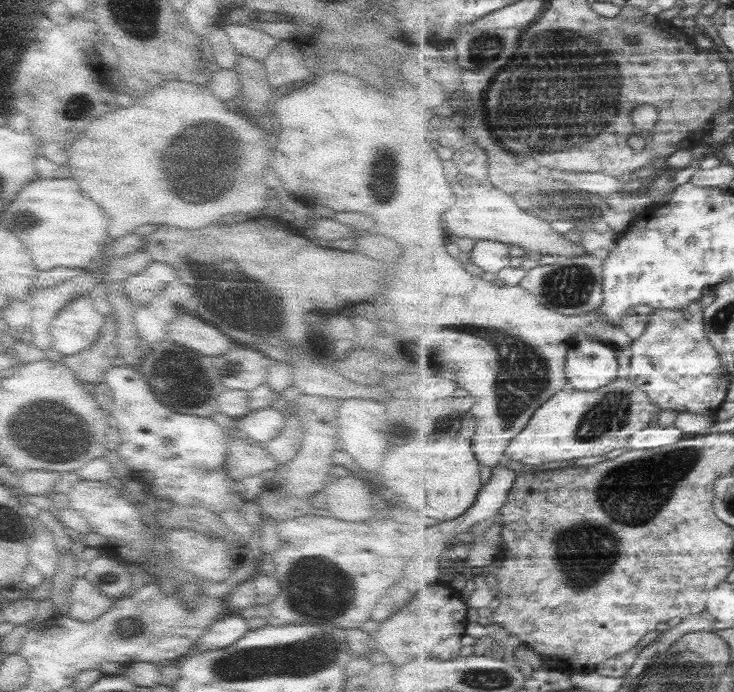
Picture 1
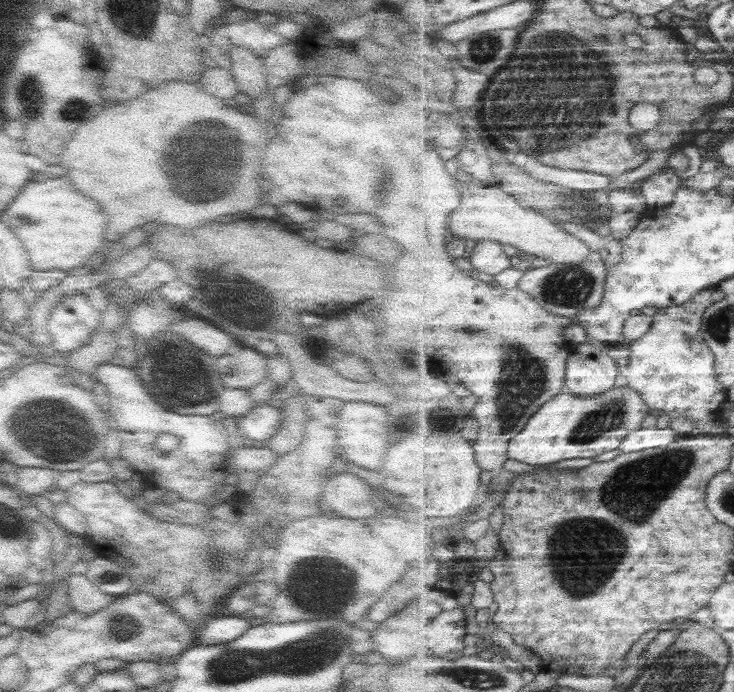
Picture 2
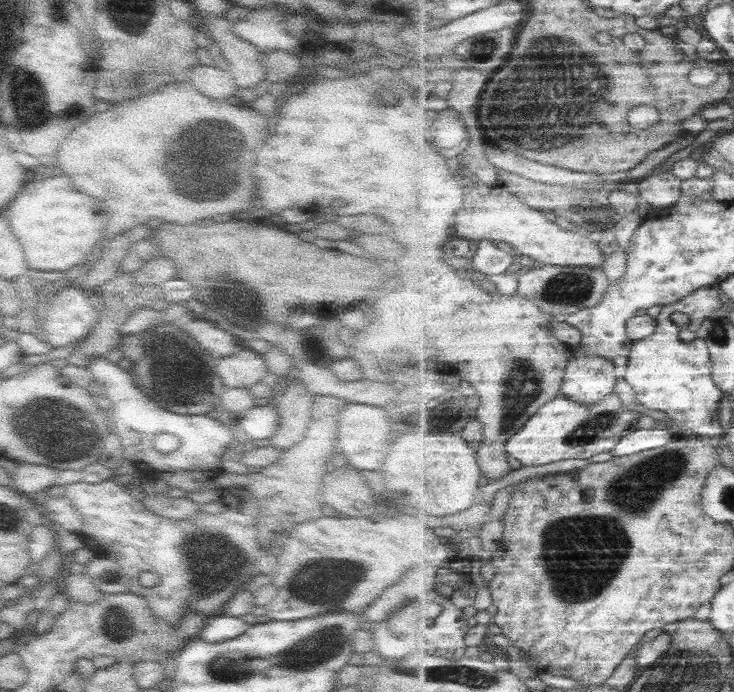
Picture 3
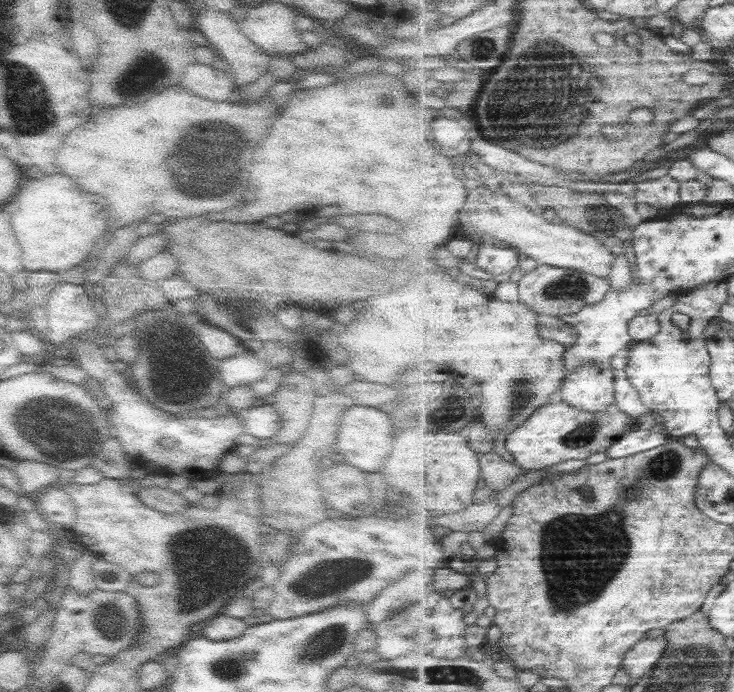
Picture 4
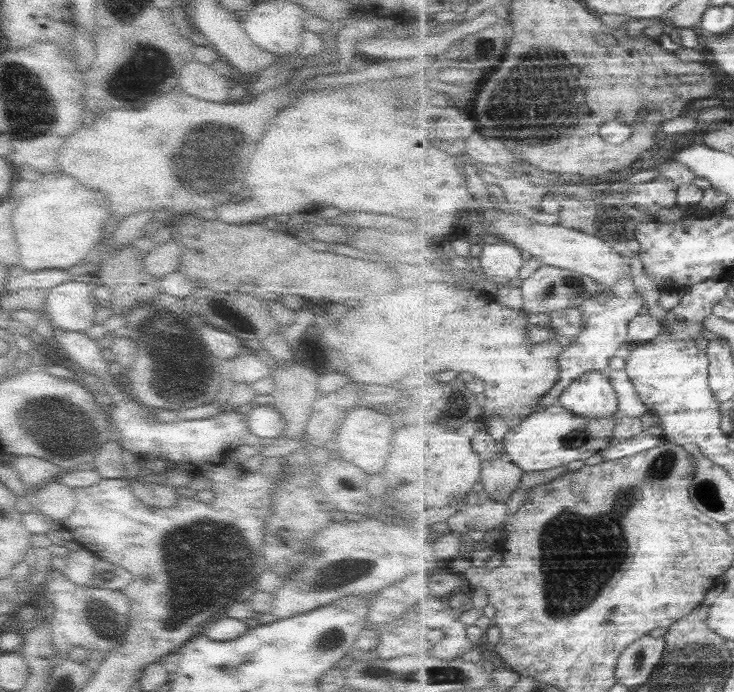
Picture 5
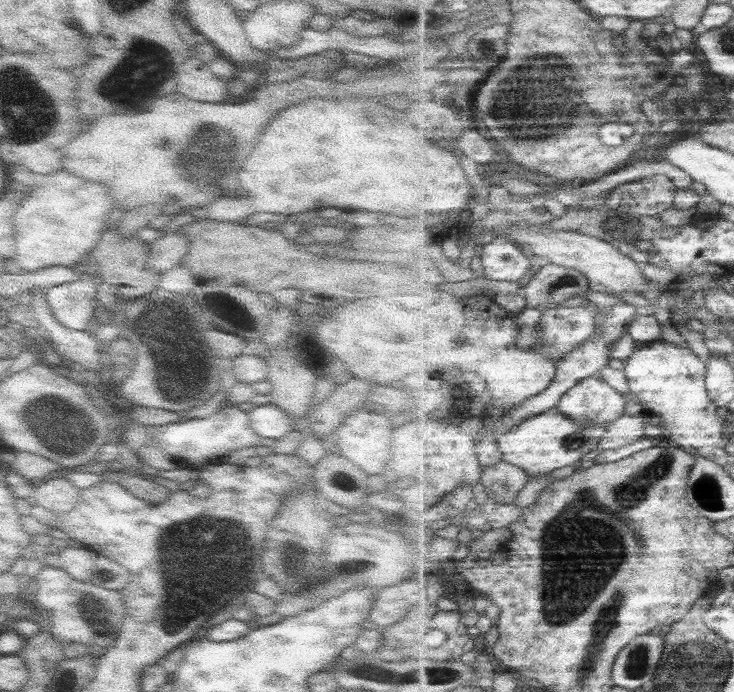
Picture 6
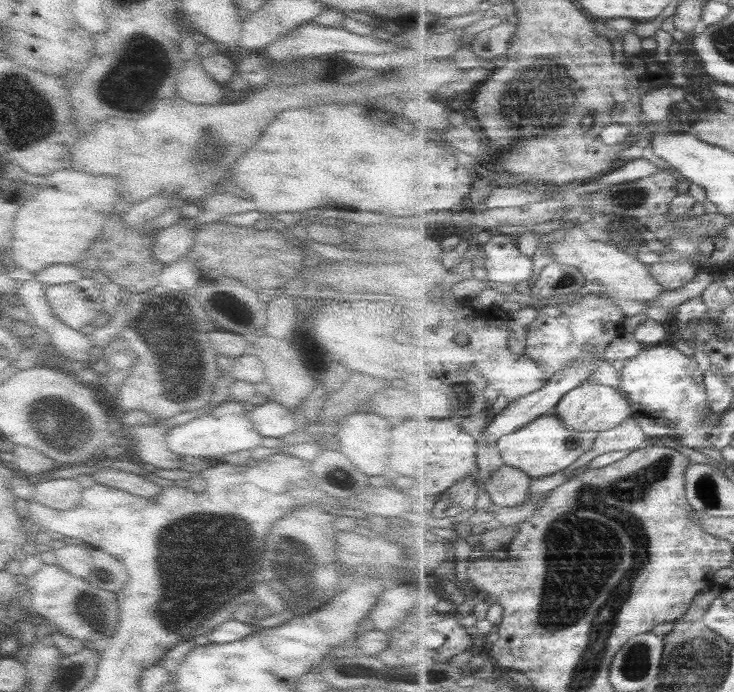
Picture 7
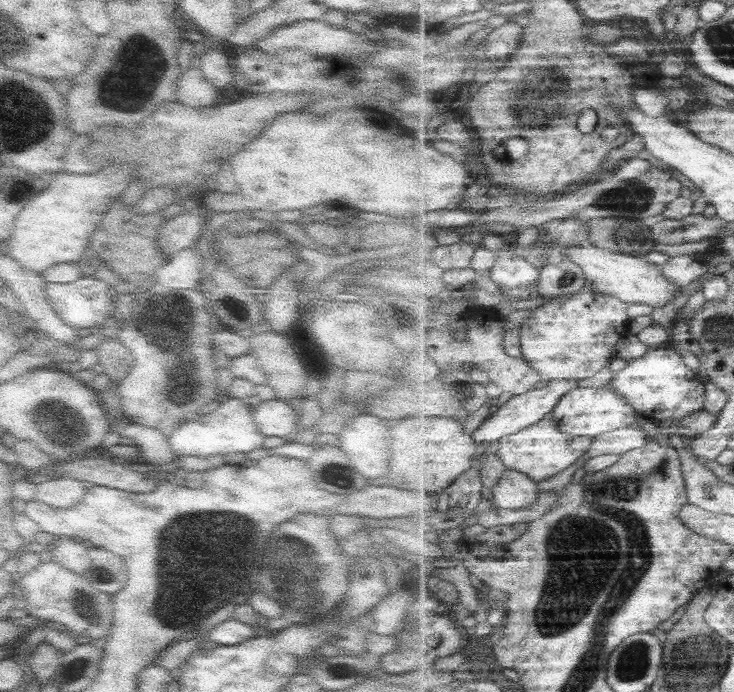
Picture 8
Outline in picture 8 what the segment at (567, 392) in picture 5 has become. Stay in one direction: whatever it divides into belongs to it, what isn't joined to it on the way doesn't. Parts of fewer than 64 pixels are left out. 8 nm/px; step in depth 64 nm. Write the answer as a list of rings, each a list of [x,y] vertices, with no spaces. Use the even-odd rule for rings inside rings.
[[[609,386],[575,387],[559,401],[550,417],[559,425],[561,432],[571,434],[571,436],[597,438],[605,432],[612,432],[626,426],[640,428],[638,412],[626,401],[625,397],[621,398],[621,395]]]

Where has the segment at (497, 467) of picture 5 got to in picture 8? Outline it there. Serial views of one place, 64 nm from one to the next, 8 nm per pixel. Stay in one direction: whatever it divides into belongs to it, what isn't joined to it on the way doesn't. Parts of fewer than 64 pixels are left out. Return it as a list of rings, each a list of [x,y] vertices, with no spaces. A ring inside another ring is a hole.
[[[507,468],[488,493],[493,506],[511,510],[530,507],[538,501],[540,494],[537,481],[522,472]]]

